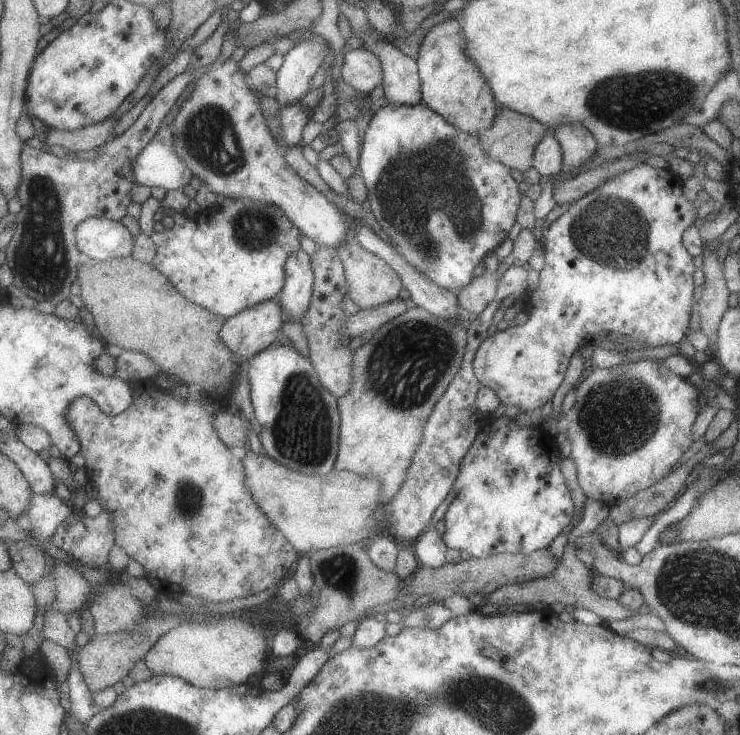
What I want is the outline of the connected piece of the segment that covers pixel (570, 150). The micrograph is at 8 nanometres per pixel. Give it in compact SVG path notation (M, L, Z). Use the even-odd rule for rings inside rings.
M559 125L555 132L564 148L564 170L580 166L594 155L598 144L584 126Z

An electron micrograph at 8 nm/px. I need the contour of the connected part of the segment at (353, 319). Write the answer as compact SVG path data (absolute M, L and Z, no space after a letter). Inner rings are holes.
M399 297L376 307L361 309L357 314L348 316L346 331L352 337L371 332L371 330L375 332L390 320L401 316L407 308L409 308L408 298Z

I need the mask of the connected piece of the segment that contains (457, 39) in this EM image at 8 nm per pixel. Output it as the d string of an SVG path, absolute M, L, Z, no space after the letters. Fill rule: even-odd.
M449 18L431 28L423 38L417 59L425 104L457 128L474 135L489 130L494 125L499 102L485 73L466 51L466 36L461 18Z

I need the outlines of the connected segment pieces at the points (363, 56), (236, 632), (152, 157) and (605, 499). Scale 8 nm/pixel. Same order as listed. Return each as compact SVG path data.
M365 46L351 49L345 54L340 74L345 83L367 95L384 80L381 59Z
M215 618L211 623L183 623L164 634L146 654L145 662L155 675L173 675L202 689L224 689L249 682L266 658L271 639L255 622L243 618Z
M172 124L161 127L141 151L134 173L141 185L159 186L167 192L185 188L192 182L193 171L176 151Z
M644 358L636 362L627 361L614 367L593 368L591 372L576 386L576 402L569 412L563 414L567 418L568 438L571 440L573 458L576 466L576 479L585 497L594 498L611 508L615 503L625 497L631 496L645 487L661 480L667 473L671 472L671 467L677 459L687 450L692 440L690 439L690 426L698 415L700 408L699 390L688 381L686 377L677 376L672 373L662 362L657 359Z

